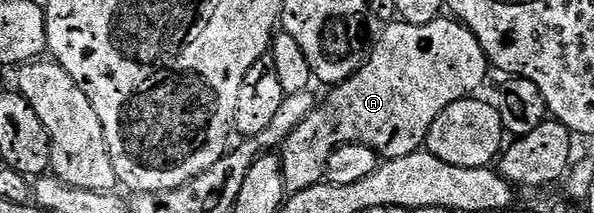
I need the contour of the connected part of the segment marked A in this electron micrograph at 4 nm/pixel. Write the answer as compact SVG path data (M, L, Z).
M441 16L428 24L412 24L403 20L385 25L380 39L375 39L367 60L344 82L337 82L331 87L314 112L290 132L290 136L279 151L284 188L289 195L302 192L325 181L327 164L331 154L340 146L366 145L381 159L387 160L398 156L410 156L421 149L427 140L430 126L442 112L456 101L475 95L480 85L488 78L490 63L484 54L482 44L463 22L451 17Z

